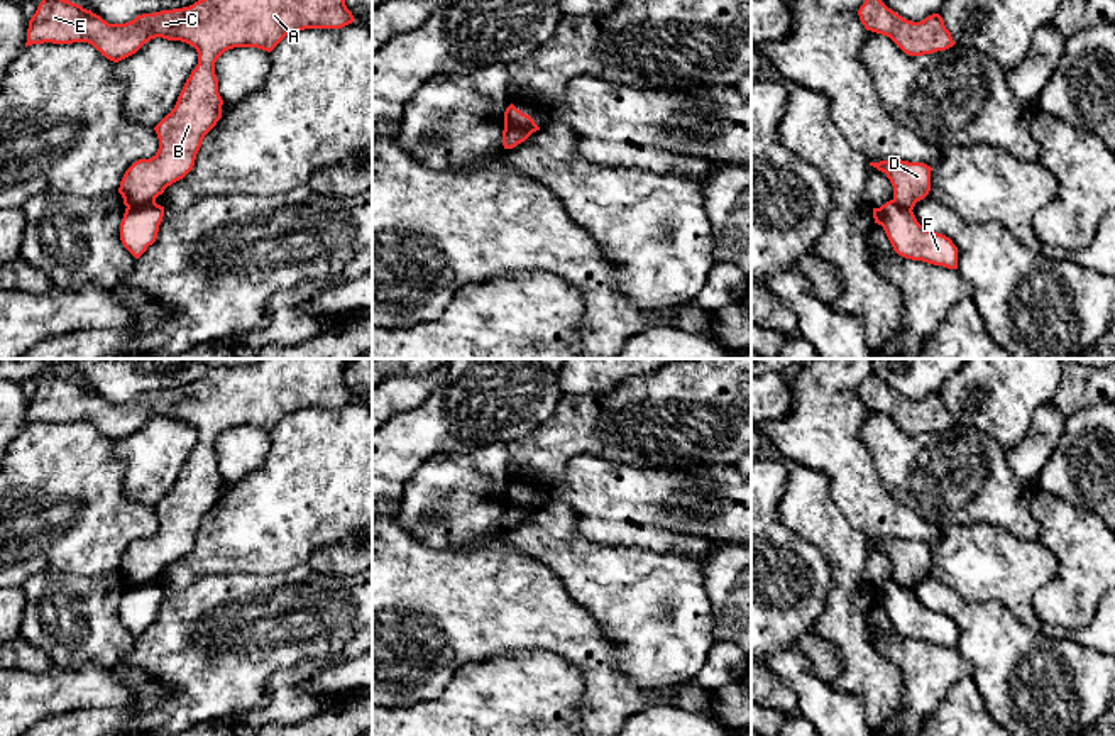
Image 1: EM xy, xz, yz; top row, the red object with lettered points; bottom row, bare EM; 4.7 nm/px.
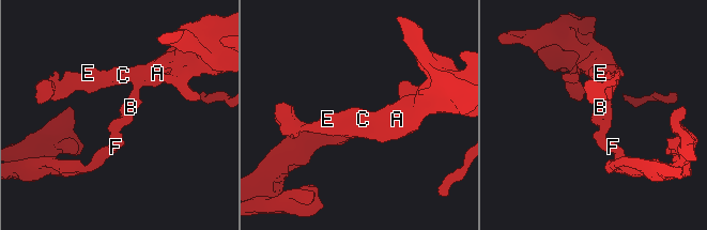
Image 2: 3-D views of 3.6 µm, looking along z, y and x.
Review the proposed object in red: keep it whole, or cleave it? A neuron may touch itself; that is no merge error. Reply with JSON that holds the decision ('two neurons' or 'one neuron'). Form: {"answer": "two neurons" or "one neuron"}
{"answer": "two neurons"}

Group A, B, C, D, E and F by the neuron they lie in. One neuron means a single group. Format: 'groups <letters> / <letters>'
groups A B C D E / F

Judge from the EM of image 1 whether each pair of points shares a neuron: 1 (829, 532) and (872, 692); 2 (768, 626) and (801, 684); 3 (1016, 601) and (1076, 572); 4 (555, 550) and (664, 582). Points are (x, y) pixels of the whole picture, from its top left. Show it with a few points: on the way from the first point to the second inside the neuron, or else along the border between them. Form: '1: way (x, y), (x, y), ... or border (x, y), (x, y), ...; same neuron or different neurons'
1: way (845, 572), (845, 626), (856, 652); same neuron
2: border (794, 642), (768, 657); different neurons
3: border (1053, 554), (1054, 576), (1032, 608), (1056, 626); different neurons
4: way (582, 565), (609, 582), (637, 582); same neuron

